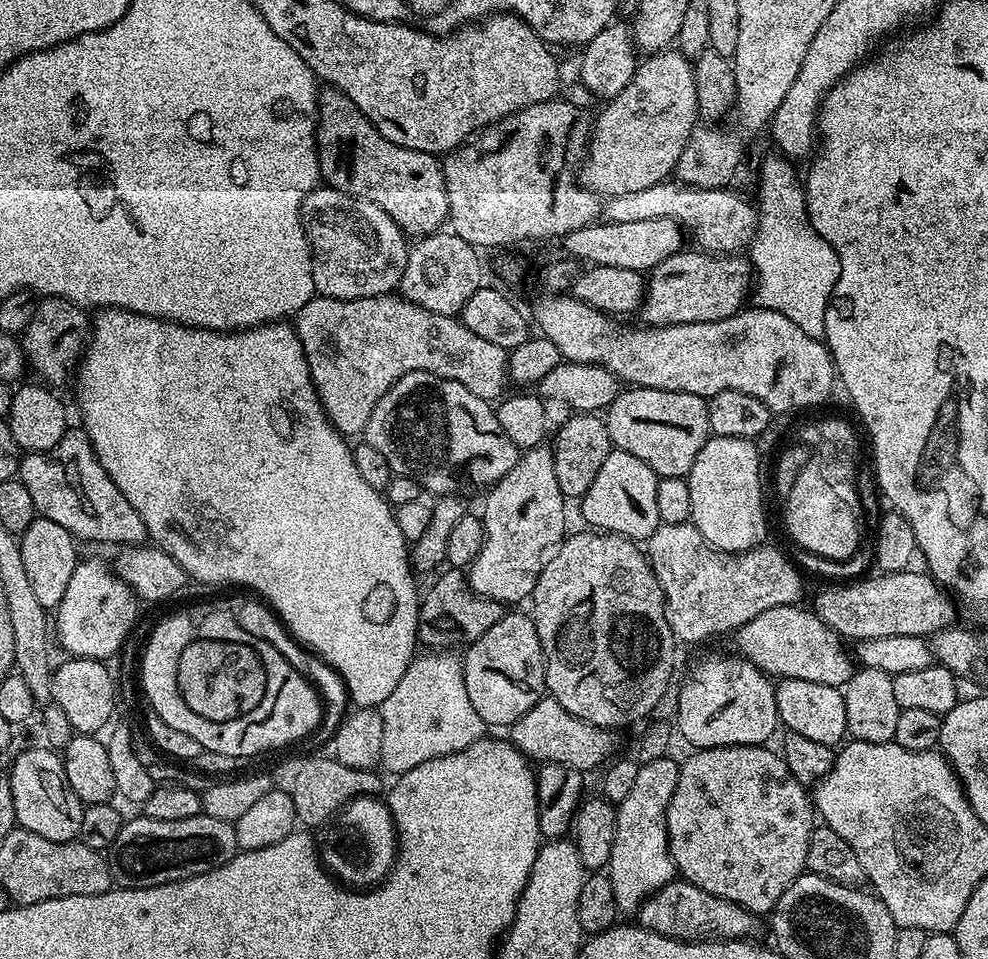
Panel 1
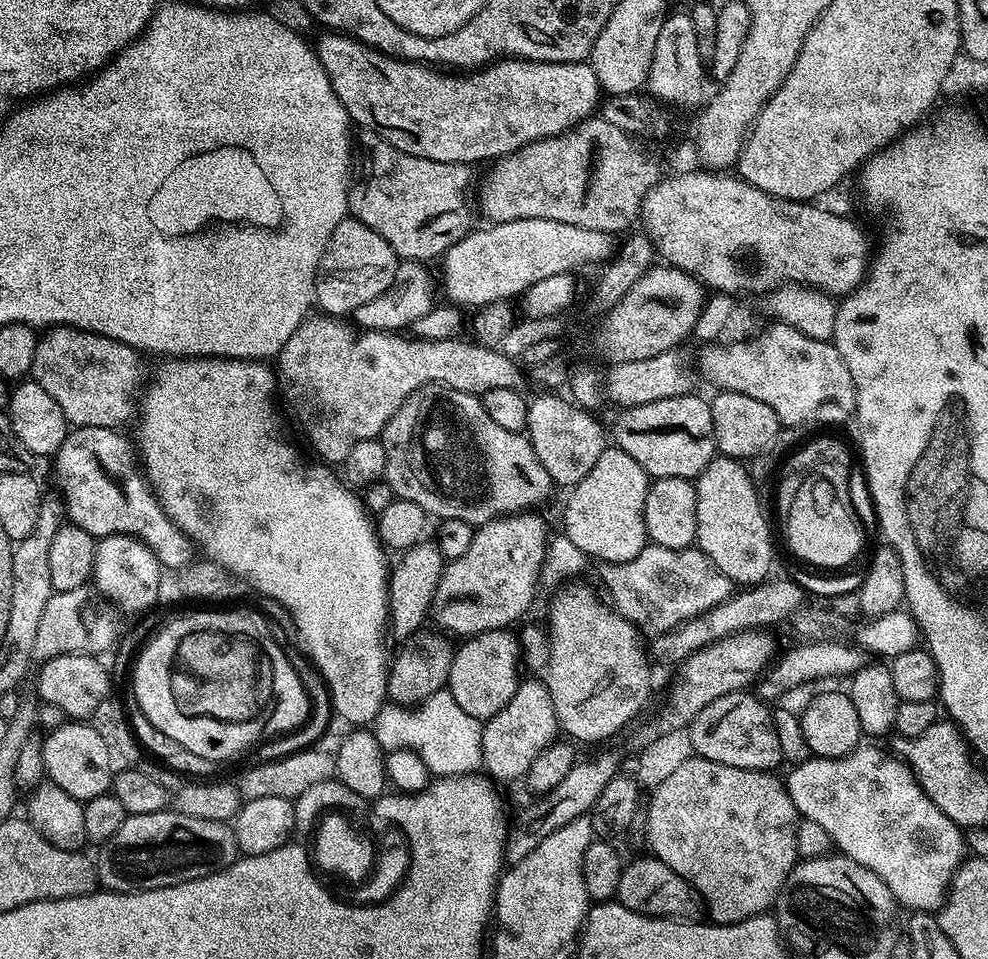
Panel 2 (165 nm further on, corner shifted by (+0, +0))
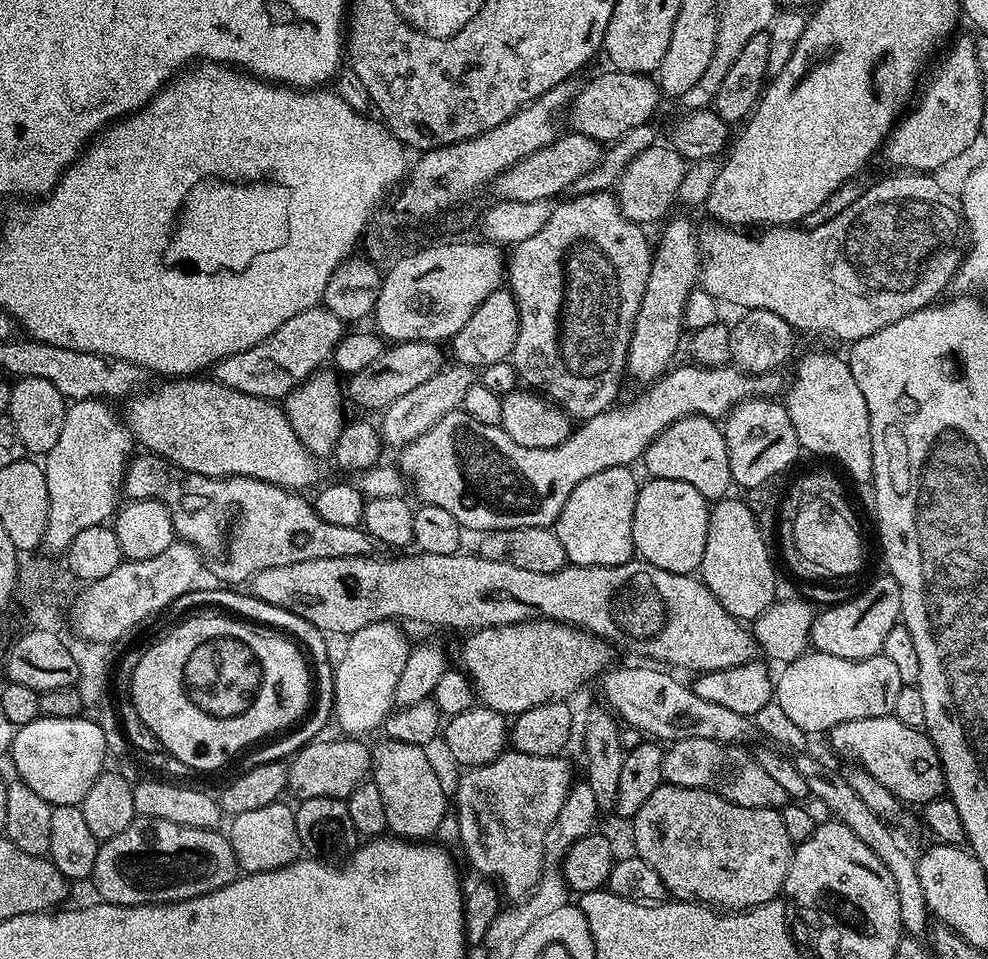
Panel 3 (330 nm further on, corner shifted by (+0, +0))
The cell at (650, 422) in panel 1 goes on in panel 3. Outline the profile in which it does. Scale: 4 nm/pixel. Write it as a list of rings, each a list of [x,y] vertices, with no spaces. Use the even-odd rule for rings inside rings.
[[[687,416],[674,422],[650,446],[642,457],[642,465],[652,478],[674,478],[674,482],[687,482],[709,502],[723,500],[733,487],[730,458],[726,454],[724,429],[709,416]]]

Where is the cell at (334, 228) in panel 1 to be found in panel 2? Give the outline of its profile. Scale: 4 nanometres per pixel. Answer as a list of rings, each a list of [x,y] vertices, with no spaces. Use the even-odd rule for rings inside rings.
[[[345,218],[334,230],[316,271],[316,304],[319,311],[333,318],[344,318],[358,306],[362,306],[362,302],[370,302],[370,298],[378,298],[378,294],[382,294],[386,286],[394,282],[397,263],[398,258],[394,250],[390,250],[390,242],[386,242],[382,234],[374,234],[370,226],[366,226],[358,219]]]

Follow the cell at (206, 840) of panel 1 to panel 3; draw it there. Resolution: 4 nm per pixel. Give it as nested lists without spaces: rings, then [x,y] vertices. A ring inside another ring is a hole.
[[[137,816],[122,834],[103,841],[96,855],[91,883],[96,883],[96,892],[106,904],[138,906],[139,904],[176,904],[202,894],[210,894],[230,882],[238,875],[232,844],[223,831],[215,828],[178,826],[178,822],[166,822],[162,818]]]

